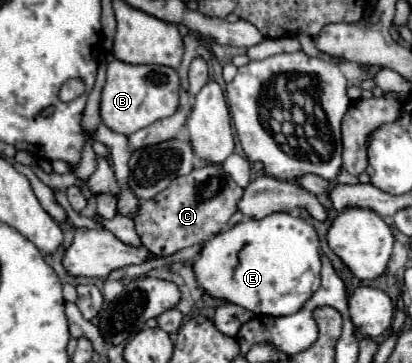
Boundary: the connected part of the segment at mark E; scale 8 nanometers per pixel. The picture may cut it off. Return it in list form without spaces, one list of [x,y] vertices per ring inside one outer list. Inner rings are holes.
[[[277,213],[267,215],[265,219],[247,219],[231,227],[229,231],[223,231],[215,235],[211,241],[203,245],[201,257],[193,265],[197,283],[217,299],[225,299],[229,303],[241,305],[257,315],[293,315],[297,313],[305,301],[319,289],[321,285],[321,255],[319,255],[319,237],[311,223],[307,223],[301,217],[289,215],[289,213]]]

